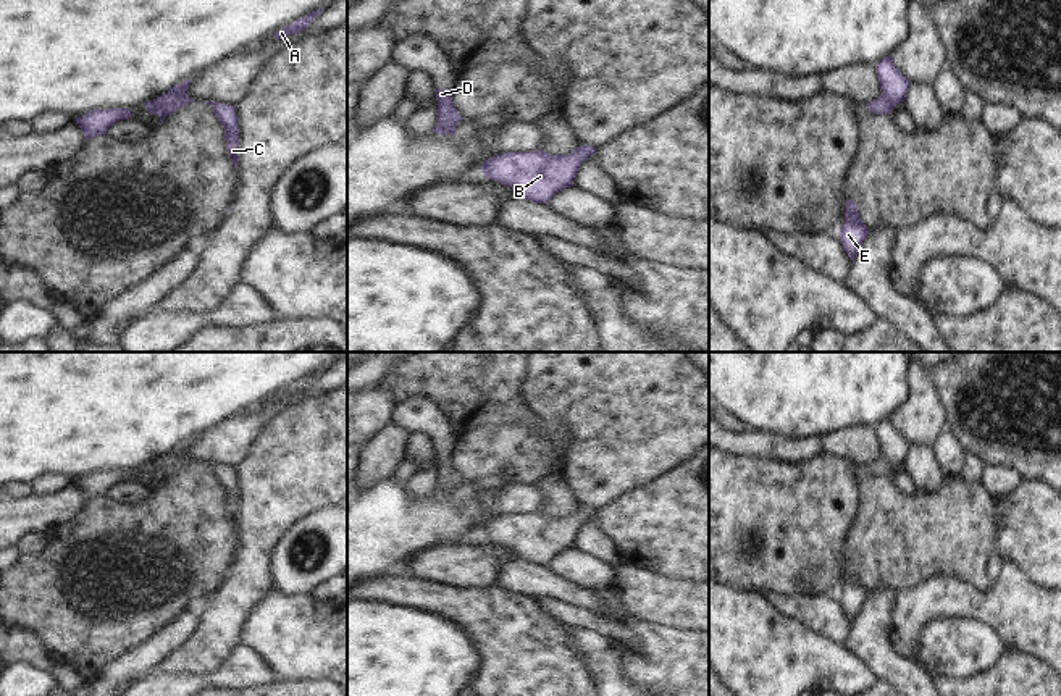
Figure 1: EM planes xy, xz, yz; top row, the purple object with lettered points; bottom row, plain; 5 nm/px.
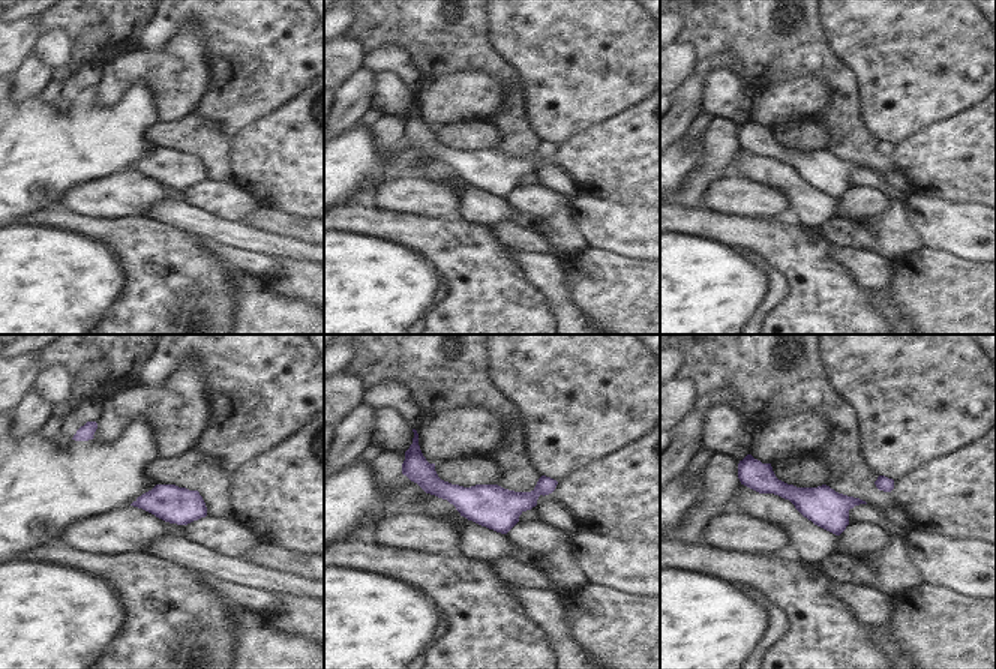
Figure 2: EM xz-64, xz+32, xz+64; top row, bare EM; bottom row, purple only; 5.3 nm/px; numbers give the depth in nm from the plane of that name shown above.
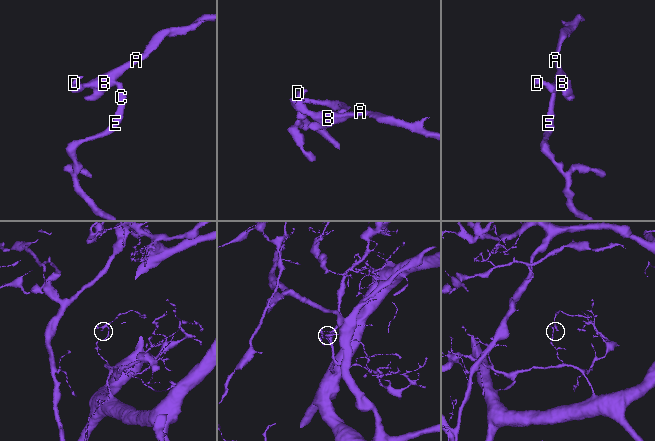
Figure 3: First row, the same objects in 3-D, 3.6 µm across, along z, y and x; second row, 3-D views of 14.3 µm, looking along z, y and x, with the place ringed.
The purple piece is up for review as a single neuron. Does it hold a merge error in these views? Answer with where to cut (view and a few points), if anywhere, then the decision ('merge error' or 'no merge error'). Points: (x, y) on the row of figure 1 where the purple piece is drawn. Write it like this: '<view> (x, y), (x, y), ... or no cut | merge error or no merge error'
no cut | no merge error

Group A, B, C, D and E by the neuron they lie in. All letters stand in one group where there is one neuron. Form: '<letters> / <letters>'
A B C D E

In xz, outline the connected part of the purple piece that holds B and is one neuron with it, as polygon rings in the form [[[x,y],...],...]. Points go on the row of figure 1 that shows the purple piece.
[[[580,145],[568,155],[507,152],[484,160],[481,170],[488,179],[512,187],[522,199],[547,203],[559,191],[573,186],[580,163],[594,153],[591,145]]]

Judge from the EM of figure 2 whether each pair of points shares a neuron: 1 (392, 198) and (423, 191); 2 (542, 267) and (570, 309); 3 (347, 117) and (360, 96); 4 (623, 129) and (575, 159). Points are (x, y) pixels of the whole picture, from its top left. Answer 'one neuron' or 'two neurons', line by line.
1: one neuron
2: one neuron
3: one neuron
4: one neuron

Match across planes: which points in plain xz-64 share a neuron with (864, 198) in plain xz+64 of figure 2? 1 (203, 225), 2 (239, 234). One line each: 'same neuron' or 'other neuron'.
1: other neuron
2: other neuron

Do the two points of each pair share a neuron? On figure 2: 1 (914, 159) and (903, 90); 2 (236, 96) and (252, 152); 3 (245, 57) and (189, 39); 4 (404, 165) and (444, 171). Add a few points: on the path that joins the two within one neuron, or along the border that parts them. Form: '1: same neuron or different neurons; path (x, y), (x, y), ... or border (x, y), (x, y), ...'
1: different neurons; border (944, 120), (917, 129), (894, 146)
2: different neurons; border (276, 108), (233, 134)
3: different neurons; border (191, 18), (201, 24), (210, 80)
4: different neurons; border (434, 159), (408, 174)

